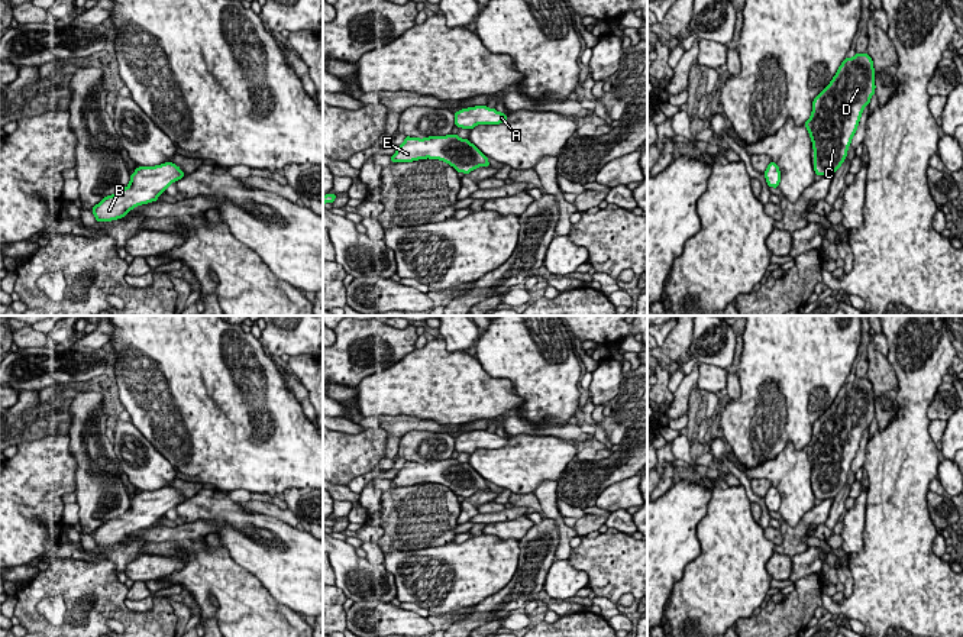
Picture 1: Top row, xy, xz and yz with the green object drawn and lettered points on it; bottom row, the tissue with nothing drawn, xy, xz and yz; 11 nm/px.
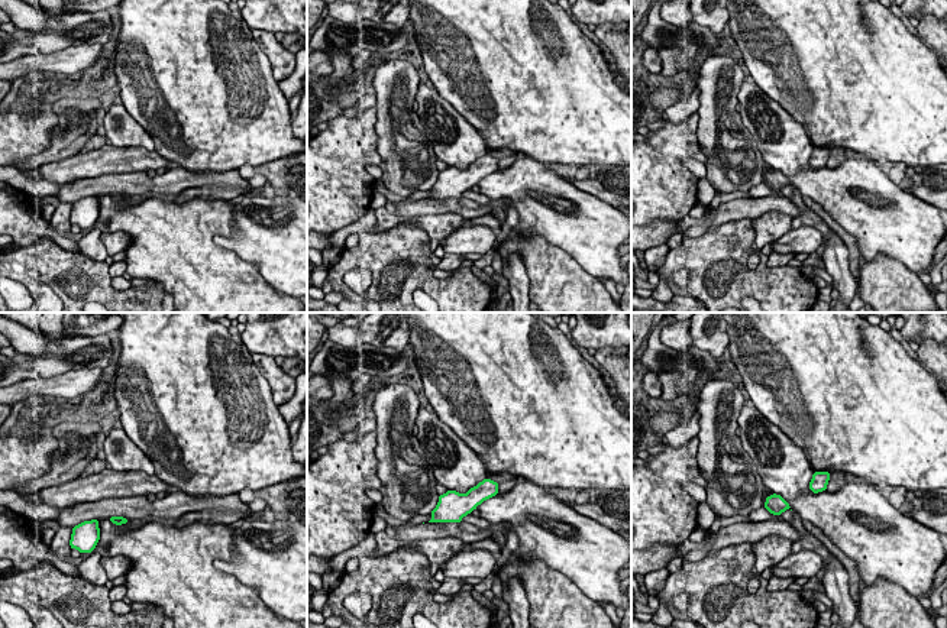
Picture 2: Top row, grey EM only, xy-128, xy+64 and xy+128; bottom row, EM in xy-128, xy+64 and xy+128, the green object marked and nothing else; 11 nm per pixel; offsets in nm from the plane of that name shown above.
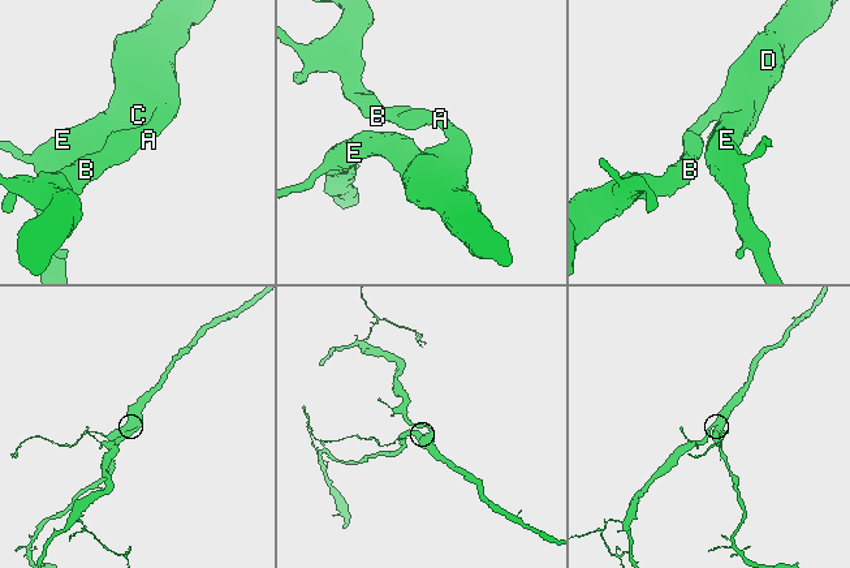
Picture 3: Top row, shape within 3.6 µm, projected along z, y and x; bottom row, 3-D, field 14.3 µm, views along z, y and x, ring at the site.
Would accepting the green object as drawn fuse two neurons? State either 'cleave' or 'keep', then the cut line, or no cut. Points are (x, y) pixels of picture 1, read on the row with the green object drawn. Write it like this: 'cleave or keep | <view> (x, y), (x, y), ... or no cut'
keep | no cut

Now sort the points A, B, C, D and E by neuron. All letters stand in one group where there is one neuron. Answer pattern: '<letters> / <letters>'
A B C D E

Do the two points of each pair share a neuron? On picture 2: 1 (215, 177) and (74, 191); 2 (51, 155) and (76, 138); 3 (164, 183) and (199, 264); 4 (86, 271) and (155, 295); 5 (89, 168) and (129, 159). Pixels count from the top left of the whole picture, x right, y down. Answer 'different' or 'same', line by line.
1: same
2: same
3: different
4: same
5: same

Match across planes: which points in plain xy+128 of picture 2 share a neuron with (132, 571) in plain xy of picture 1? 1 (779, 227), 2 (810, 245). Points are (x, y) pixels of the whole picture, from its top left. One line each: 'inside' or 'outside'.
1: outside
2: inside

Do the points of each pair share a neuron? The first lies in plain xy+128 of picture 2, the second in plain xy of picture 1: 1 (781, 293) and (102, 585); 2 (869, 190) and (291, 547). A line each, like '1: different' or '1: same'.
1: same
2: same

